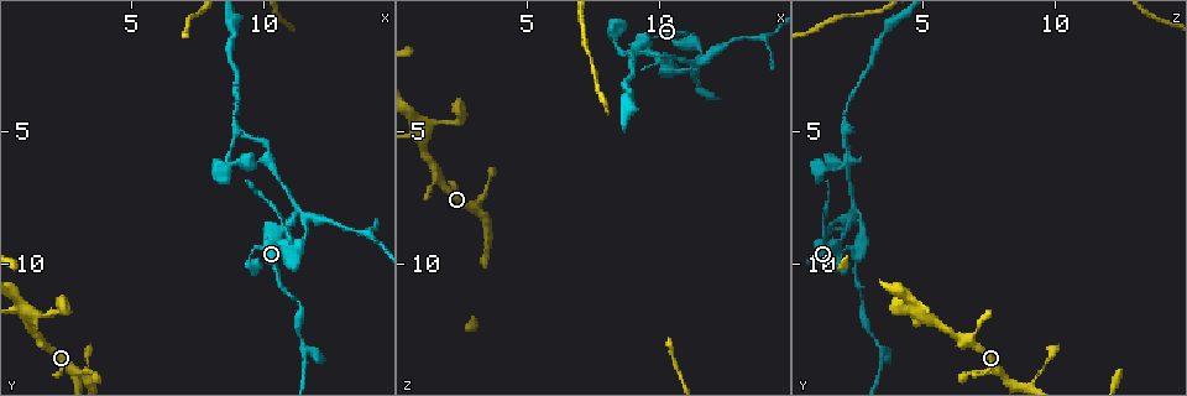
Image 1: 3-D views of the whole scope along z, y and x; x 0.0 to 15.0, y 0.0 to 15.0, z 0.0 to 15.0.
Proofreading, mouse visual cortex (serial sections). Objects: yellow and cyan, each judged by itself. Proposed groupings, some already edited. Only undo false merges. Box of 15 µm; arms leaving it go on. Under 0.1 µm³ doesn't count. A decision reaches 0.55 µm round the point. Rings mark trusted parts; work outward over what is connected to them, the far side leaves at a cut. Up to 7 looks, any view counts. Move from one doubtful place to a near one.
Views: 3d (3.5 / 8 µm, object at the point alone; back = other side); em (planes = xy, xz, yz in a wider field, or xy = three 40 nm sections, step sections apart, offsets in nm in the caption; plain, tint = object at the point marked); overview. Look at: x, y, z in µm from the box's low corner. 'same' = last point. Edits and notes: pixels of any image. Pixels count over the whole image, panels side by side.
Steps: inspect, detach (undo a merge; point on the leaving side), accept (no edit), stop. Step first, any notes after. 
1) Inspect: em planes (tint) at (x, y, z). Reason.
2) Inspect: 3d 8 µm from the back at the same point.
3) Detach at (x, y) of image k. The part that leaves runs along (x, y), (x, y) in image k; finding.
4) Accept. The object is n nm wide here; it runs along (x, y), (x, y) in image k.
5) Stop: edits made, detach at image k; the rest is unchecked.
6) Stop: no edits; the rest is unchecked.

Inspect: 3d 3.5 µm at (1.1, 12.0, 5.0). Sharp bend.

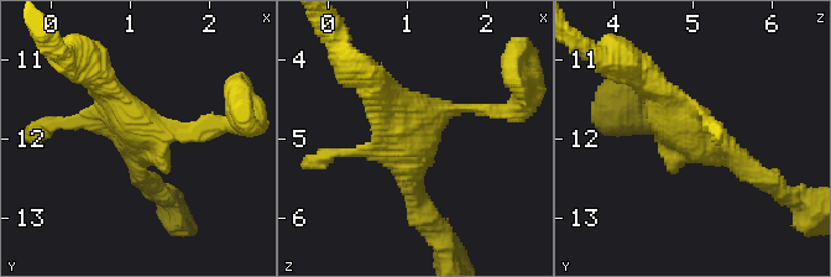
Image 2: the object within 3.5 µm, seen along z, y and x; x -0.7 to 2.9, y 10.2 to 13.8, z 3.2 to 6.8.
Inspect: em planes (tint) at (1.10, 12.00, 5.10).

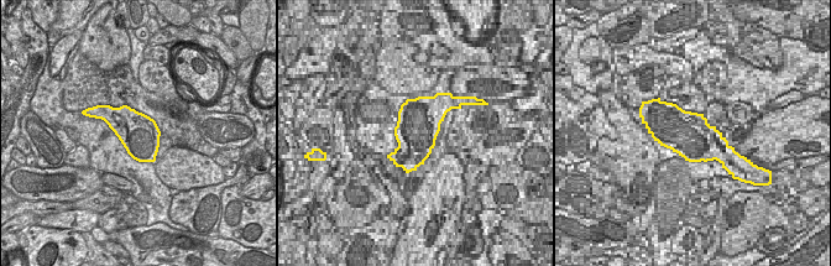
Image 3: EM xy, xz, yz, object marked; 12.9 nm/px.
Inspect: em xy step 2 (tint) at the same point.

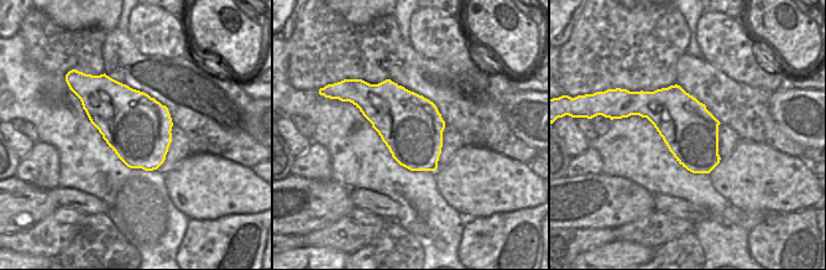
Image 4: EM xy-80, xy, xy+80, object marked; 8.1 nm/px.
Accept. It runs along (747, 171), (637, 72) in image 2; continuous, no second cell.

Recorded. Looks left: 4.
Inspect: 3d 3.5 µm at (11.5, 8.2, 2.4). Abrupt turn.

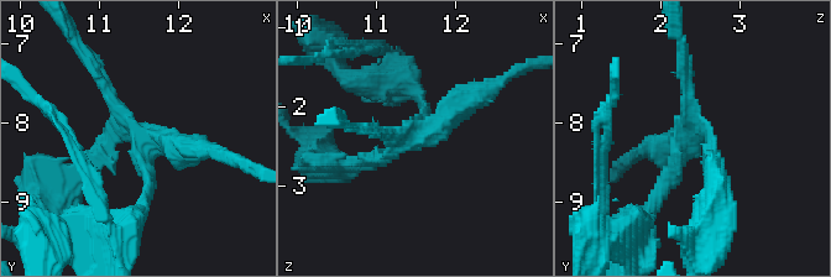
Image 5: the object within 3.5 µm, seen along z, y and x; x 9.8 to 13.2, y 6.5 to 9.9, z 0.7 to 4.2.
Inspect: em xy step 1 (tint) at (11.45, 8.10, 2.40). 4 arms meet here; the arms are 150, 150, 200, 350 nm wide.

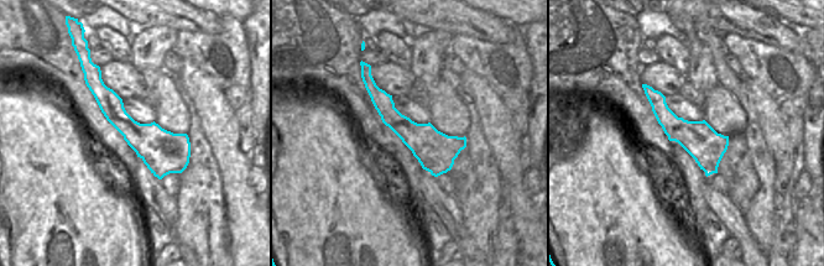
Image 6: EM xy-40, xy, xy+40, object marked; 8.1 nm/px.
Accept. It runs along (145, 194), (149, 141), (92, 61) in image 5; all the same cell.

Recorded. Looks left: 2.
Inspect: 3d 3.5 µm at (9.1, 5.1, 2.1).

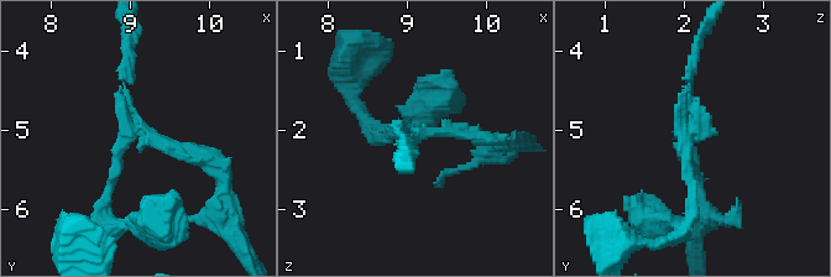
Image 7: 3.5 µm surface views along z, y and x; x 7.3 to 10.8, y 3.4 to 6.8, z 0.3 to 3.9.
Inspect: em xy step 1 (tint) at (9.10, 5.00, 2.15). Need the tissue.

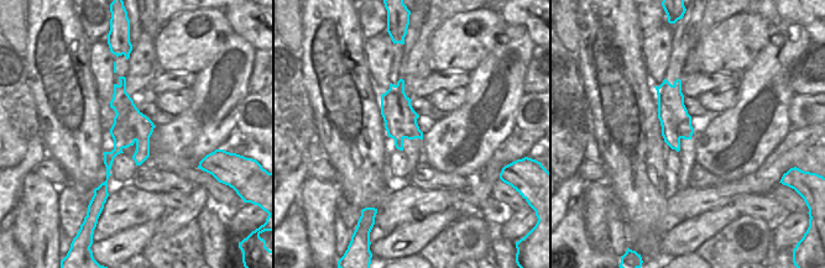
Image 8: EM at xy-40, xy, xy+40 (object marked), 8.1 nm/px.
Accept. 3 arms meet here; the arms are 100, 150, 150 nm wide; it runs along (121, 79), (123, 140), (103, 187) in image 8; continuous, no second cell.

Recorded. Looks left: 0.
Stop: no edits; the rest is unchecked.

